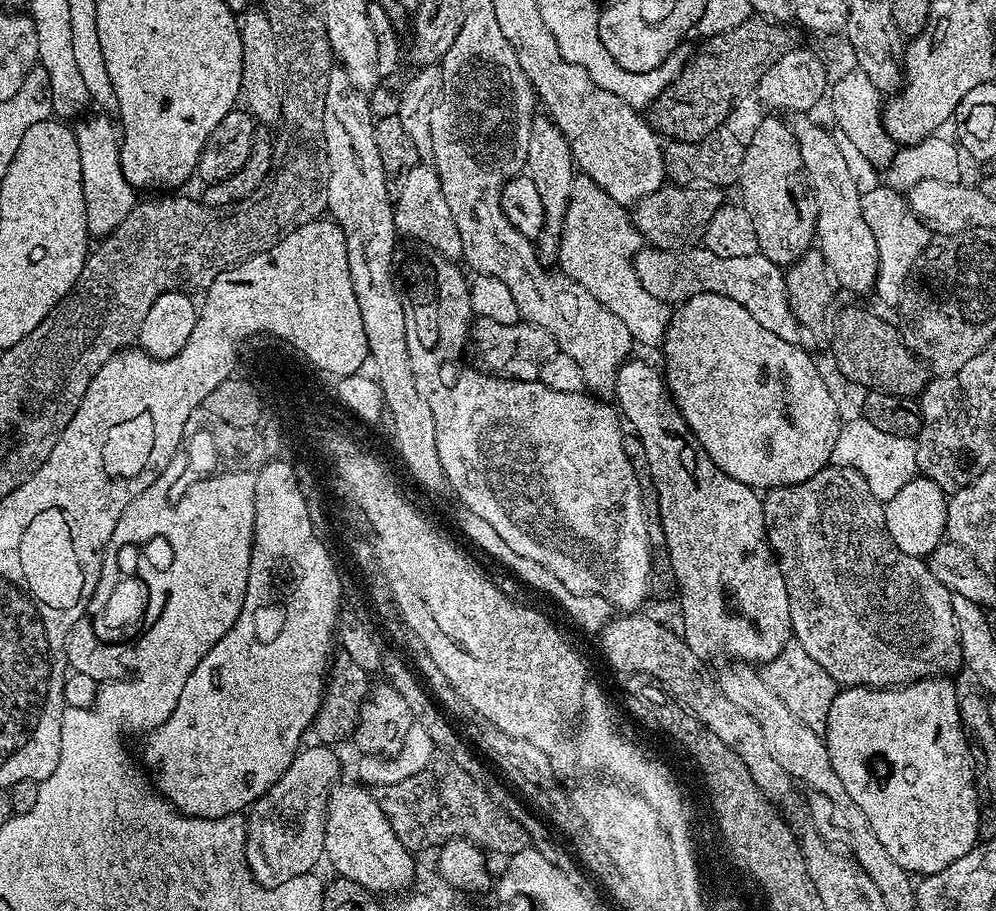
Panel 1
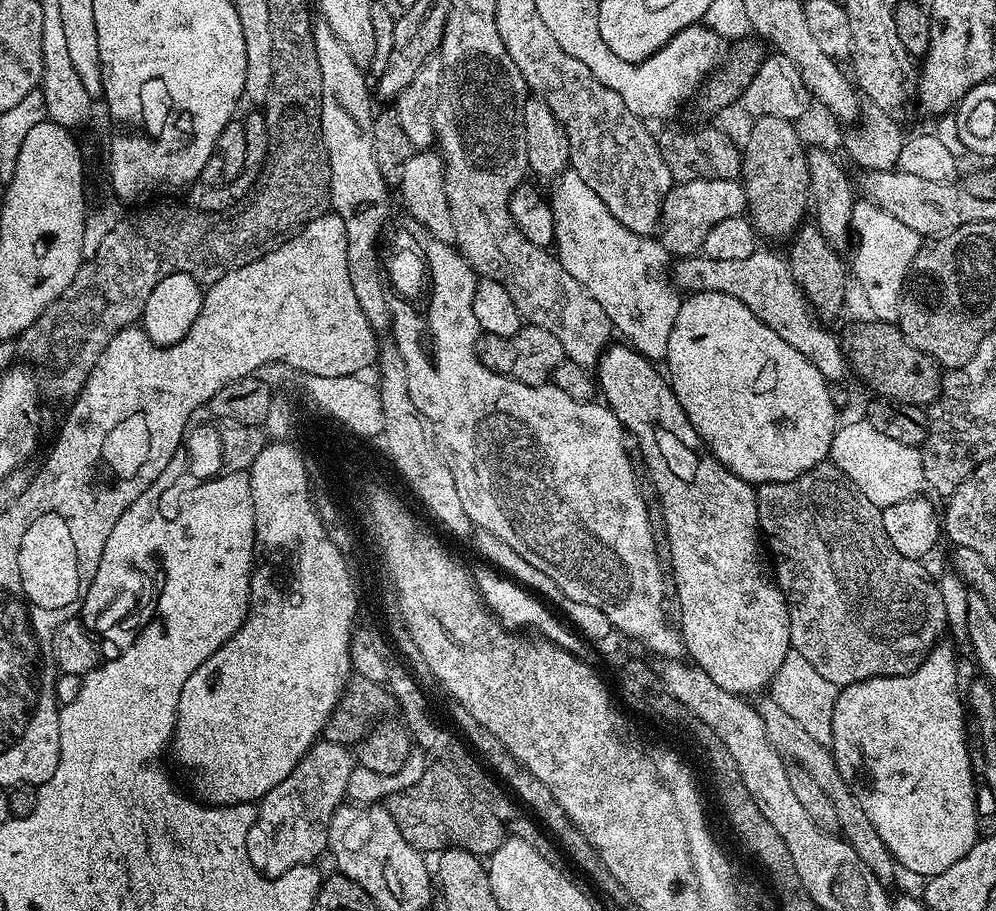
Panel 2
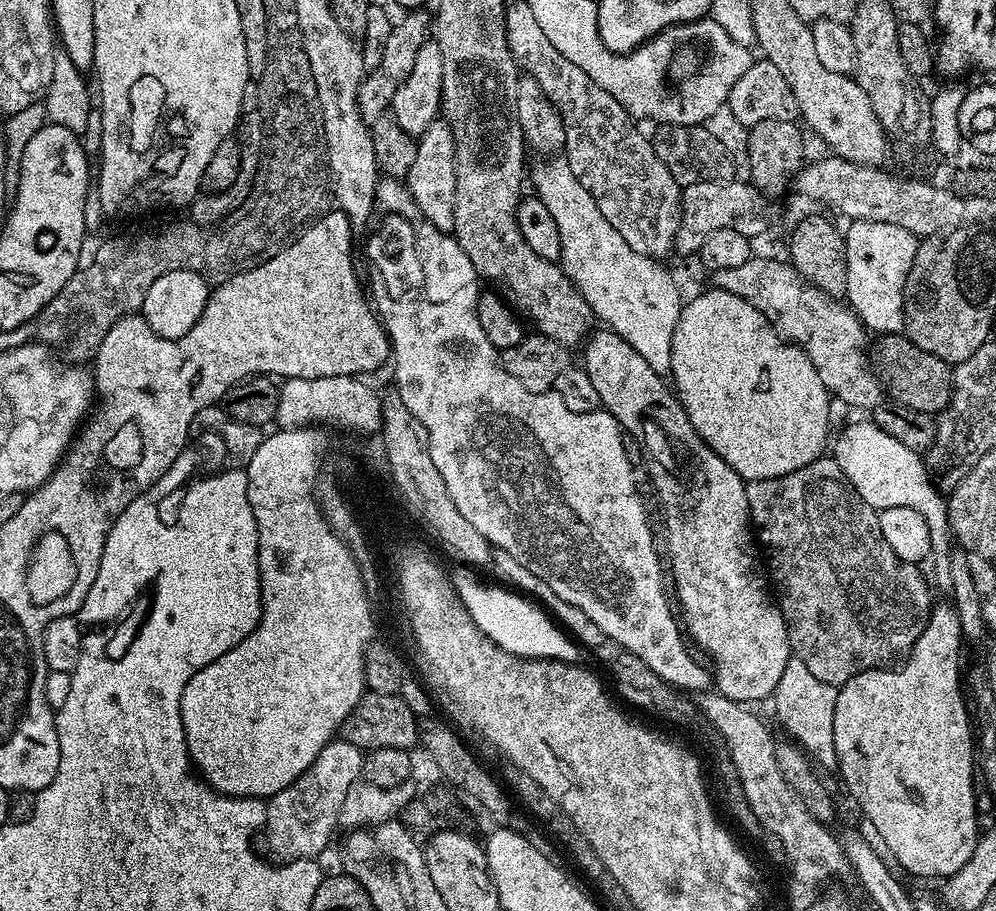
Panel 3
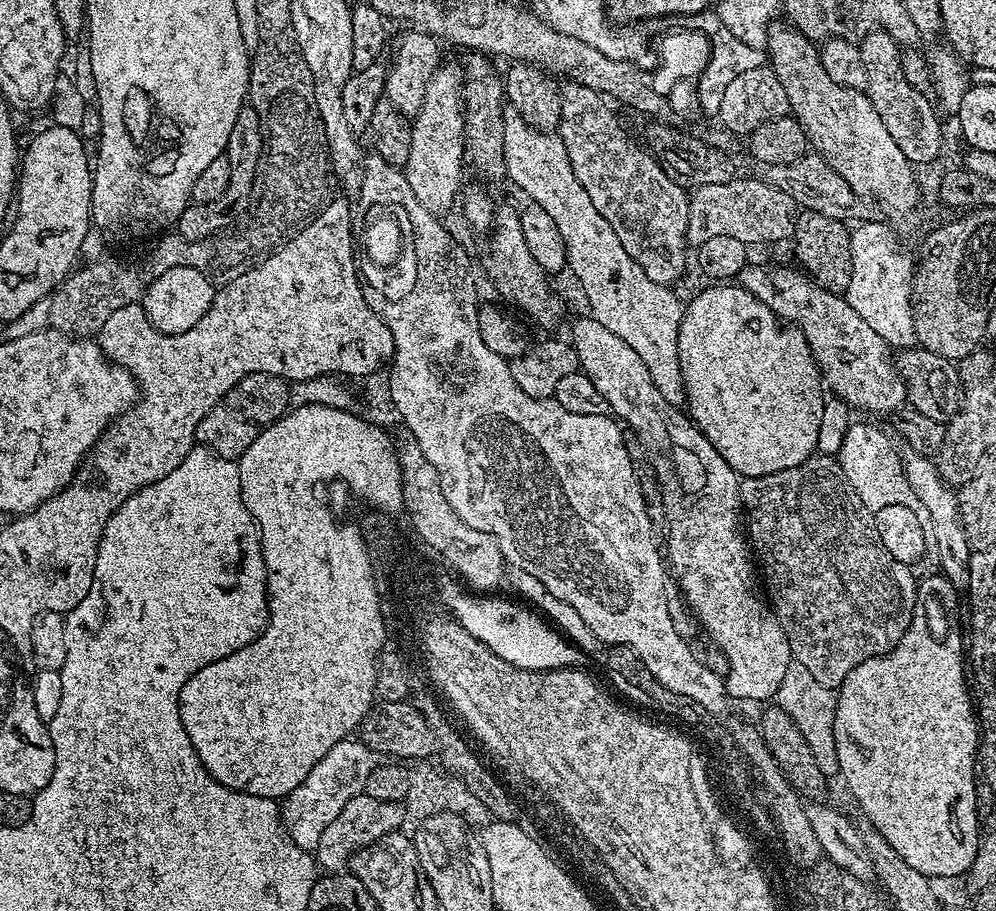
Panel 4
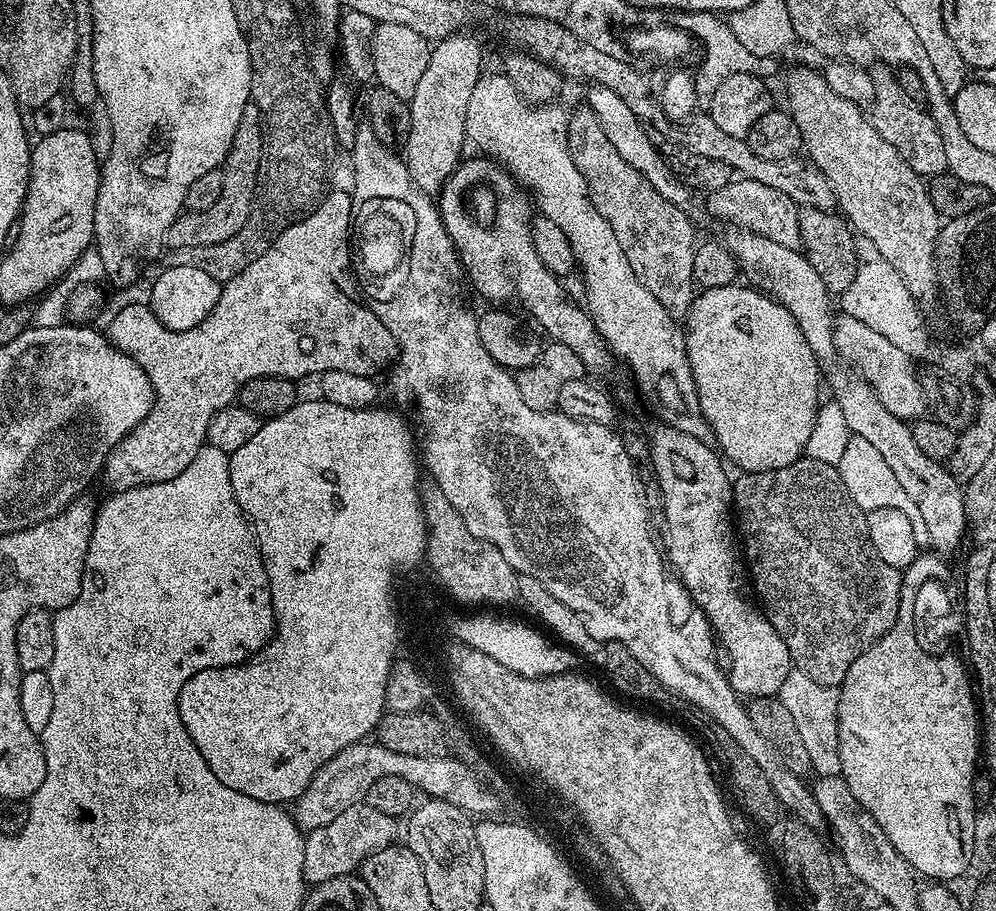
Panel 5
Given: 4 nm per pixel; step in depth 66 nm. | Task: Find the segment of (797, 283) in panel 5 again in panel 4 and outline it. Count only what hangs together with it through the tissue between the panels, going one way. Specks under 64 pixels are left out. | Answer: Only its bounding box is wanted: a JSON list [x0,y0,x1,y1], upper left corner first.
[902,450,973,590]

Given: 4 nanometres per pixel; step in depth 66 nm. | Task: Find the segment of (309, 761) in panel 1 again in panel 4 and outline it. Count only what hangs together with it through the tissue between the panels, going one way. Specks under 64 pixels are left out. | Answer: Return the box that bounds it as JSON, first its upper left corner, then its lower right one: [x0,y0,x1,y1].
[280,738,378,850]

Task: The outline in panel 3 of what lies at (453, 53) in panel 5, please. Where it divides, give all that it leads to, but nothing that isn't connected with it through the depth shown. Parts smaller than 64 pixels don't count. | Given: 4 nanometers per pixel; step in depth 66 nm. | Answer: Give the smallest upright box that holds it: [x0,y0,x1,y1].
[406,118,456,232]

